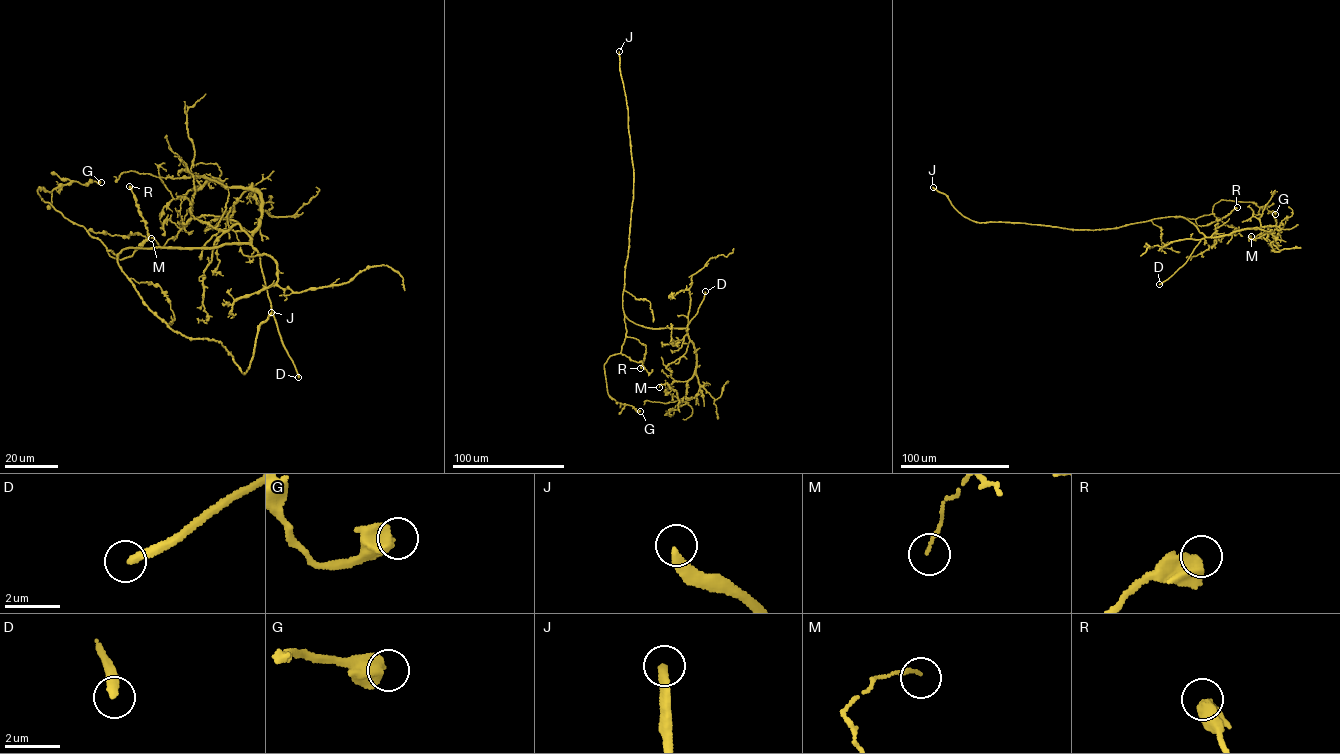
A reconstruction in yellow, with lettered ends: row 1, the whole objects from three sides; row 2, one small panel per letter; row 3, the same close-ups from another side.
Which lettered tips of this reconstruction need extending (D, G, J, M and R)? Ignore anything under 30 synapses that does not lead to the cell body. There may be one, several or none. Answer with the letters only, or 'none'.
D, J

